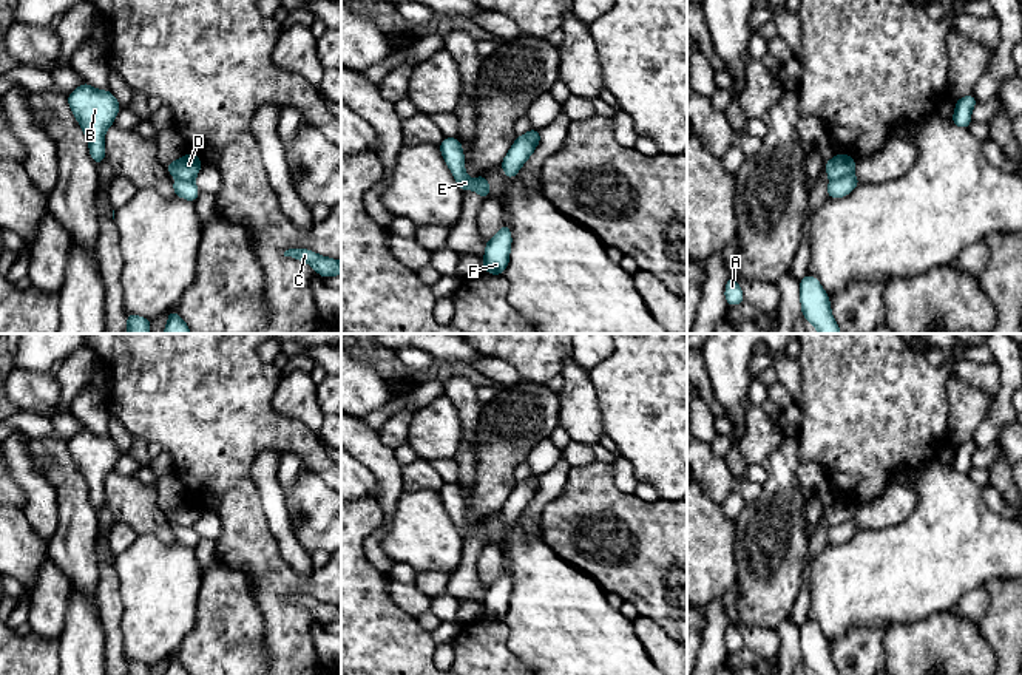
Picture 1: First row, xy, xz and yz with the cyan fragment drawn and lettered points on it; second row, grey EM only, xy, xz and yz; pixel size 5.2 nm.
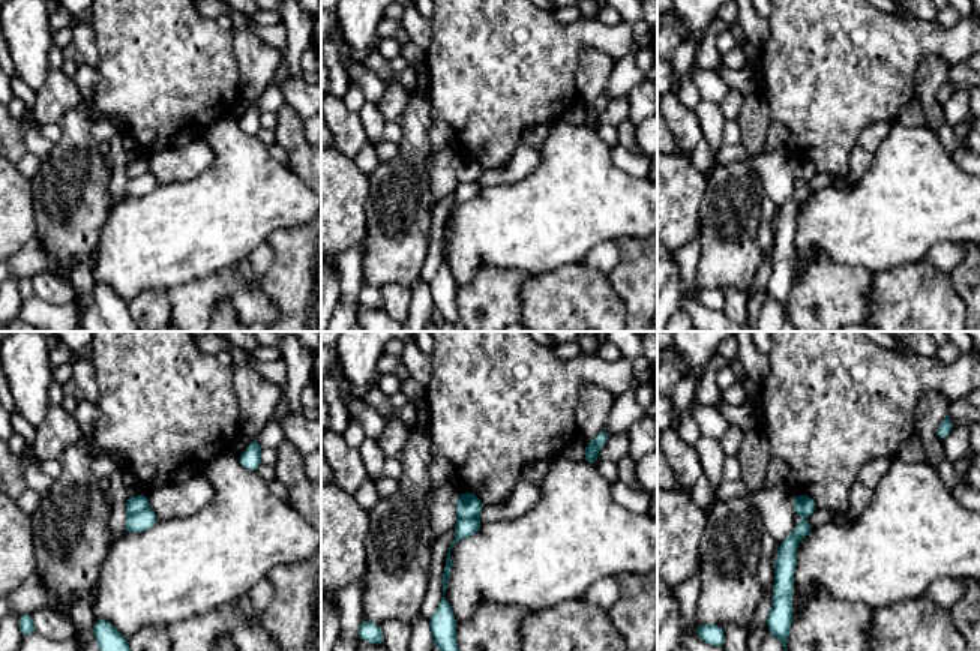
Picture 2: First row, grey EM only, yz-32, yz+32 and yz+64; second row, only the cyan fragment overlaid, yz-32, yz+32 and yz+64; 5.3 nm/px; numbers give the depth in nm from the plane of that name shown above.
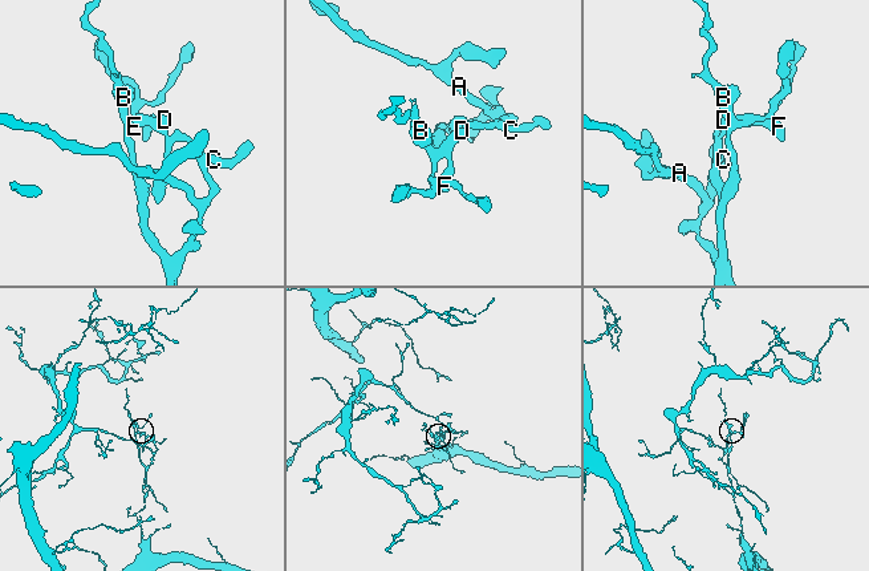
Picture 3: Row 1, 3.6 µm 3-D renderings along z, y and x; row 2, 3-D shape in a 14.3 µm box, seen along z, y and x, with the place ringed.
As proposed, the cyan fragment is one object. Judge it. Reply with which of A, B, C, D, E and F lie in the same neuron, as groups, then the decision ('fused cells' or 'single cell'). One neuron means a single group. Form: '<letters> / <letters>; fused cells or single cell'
A C F / B D E; fused cells

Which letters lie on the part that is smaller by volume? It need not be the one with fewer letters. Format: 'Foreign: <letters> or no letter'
Foreign: A, C, F

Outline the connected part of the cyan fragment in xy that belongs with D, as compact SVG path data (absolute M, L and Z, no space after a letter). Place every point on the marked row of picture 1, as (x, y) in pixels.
M187 153L184 158L179 158L174 162L167 164L165 168L168 175L174 175L178 179L195 182L195 178L202 168L202 162L198 154Z

